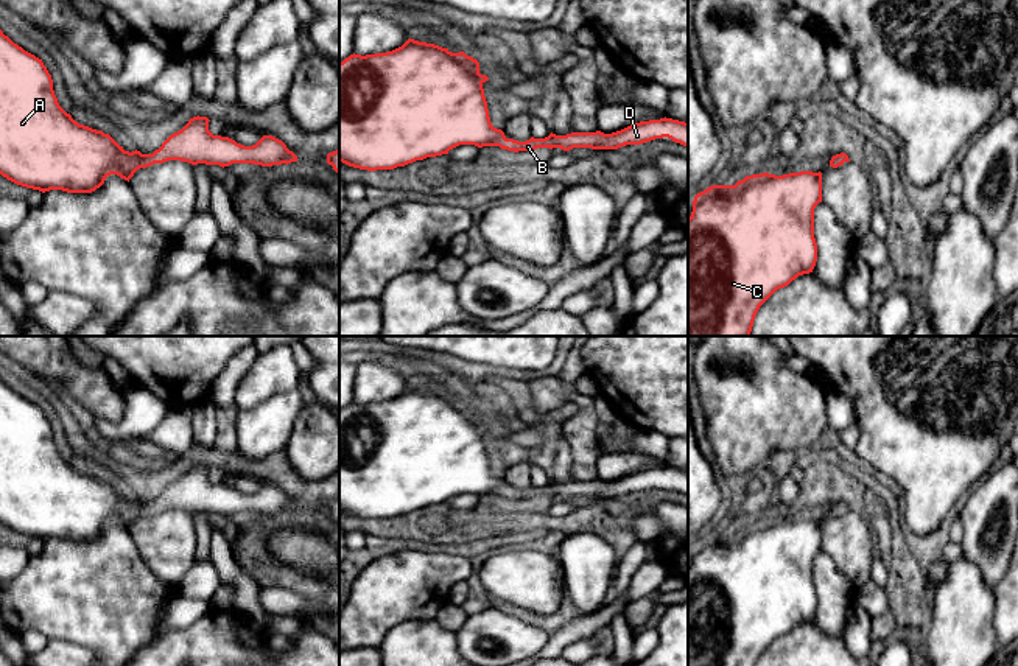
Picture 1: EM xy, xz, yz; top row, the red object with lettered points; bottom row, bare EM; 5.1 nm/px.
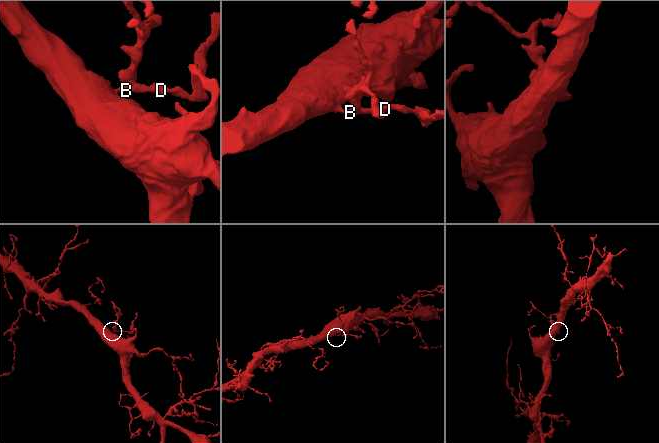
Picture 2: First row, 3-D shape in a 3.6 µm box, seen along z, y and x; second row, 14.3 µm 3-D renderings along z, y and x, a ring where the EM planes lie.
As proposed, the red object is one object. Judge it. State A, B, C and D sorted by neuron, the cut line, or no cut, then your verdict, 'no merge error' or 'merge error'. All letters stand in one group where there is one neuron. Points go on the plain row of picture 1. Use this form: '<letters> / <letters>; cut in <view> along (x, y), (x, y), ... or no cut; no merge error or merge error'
A B C D; no cut; no merge error

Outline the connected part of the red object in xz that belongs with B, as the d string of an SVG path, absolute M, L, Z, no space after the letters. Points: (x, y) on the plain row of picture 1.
M408 387L402 395L375 403L350 403L339 411L339 510L367 520L394 518L416 509L448 503L459 493L500 495L507 500L534 500L537 496L618 498L668 485L688 495L688 471L660 467L630 473L604 482L571 481L531 485L526 490L507 487L490 471L479 411L464 400L451 401L434 392Z

